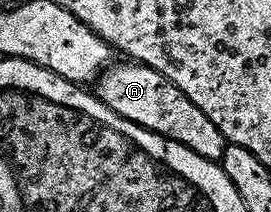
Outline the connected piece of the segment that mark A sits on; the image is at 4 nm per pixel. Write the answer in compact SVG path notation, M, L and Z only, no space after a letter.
M124 63L128 65L109 64L95 78L95 96L110 111L114 111L119 117L124 117L127 121L132 121L135 125L140 125L144 129L149 129L151 133L157 133L167 137L169 141L177 141L185 145L190 151L202 155L208 161L219 162L224 154L226 144L223 135L206 119L206 115L174 83L170 83L158 71L154 71L149 65L139 63Z

